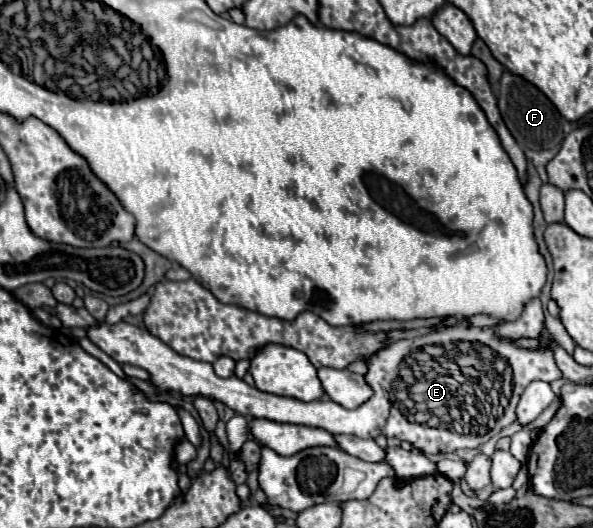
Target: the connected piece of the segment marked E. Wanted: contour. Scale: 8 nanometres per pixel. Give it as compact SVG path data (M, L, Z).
M533 298L525 304L519 320L505 322L495 328L467 328L465 340L459 342L451 342L449 334L443 332L431 332L419 336L417 340L403 338L389 342L377 350L377 354L367 358L365 382L369 382L373 396L355 410L347 410L329 399L297 402L297 398L261 392L237 376L219 378L209 362L185 358L165 346L165 342L149 334L145 328L127 322L117 322L111 326L97 322L95 326L87 328L87 338L115 362L145 368L151 374L151 384L163 394L201 394L221 400L225 406L243 416L315 426L331 434L353 434L359 438L377 438L379 434L397 436L399 440L421 448L429 456L437 452L455 452L461 448L479 448L499 430L515 422L515 406L529 382L543 380L551 384L553 380L563 378L553 358L553 346L525 350L513 344L519 338L541 340L545 334L543 322L545 316L541 302L539 298Z

